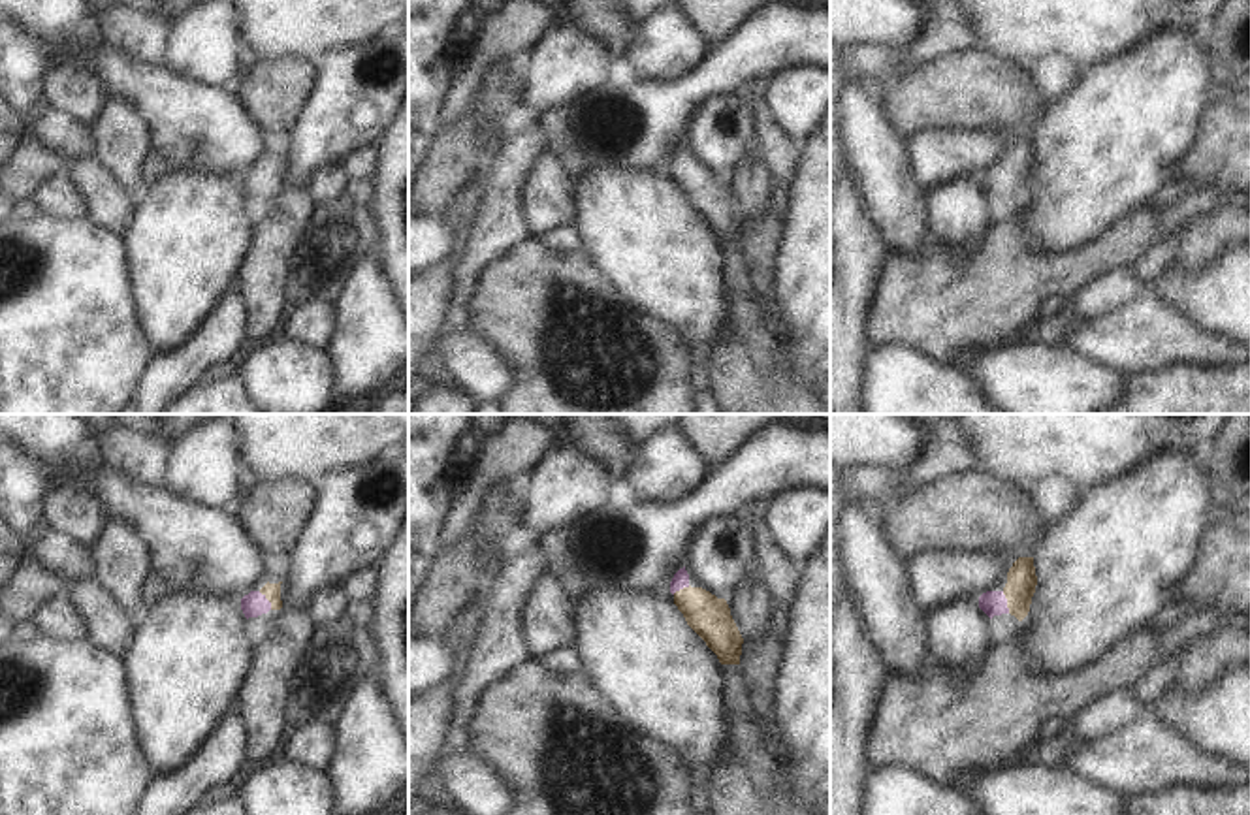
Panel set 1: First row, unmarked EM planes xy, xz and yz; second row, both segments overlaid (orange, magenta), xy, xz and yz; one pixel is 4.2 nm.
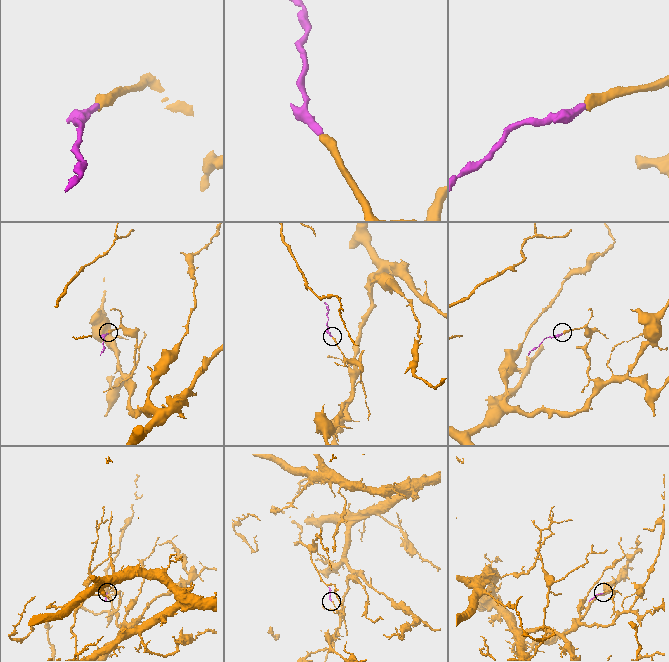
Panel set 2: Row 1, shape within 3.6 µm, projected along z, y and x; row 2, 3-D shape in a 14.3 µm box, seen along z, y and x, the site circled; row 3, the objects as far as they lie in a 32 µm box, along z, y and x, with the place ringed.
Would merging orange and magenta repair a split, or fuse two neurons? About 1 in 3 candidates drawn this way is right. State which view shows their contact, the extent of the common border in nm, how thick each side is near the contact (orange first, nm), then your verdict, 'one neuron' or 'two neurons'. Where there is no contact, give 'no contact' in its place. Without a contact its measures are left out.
yz | 100 nm | 130/110 nm | one neuron

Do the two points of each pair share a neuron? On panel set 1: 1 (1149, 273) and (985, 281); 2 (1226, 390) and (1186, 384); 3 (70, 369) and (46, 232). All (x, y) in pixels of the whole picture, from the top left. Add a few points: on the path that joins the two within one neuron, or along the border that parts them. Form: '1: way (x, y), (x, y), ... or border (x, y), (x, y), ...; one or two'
1: border (1160, 241), (1134, 266); two
2: way (1217, 390), (1196, 390); one
3: way (51, 335), (51, 266); one

